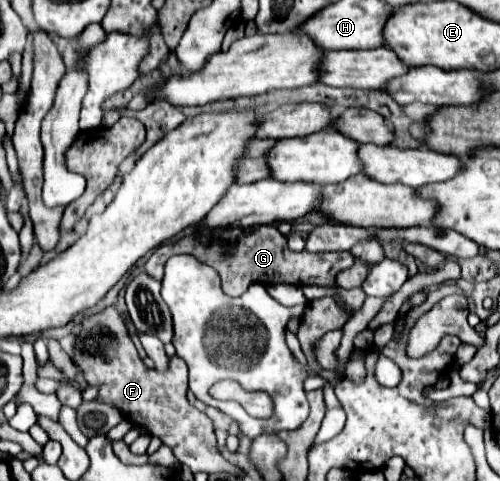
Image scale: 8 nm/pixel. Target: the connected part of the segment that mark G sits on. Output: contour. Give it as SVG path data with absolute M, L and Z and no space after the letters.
M259 225L253 229L225 229L225 231L203 231L201 235L189 235L179 239L177 243L163 243L143 265L145 273L153 279L161 281L163 265L171 255L189 253L199 261L211 265L223 283L223 291L231 297L239 297L251 283L267 281L275 283L291 283L291 285L321 285L333 287L335 275L355 263L355 257L349 251L333 251L333 253L295 253L287 247L285 235L275 225Z

